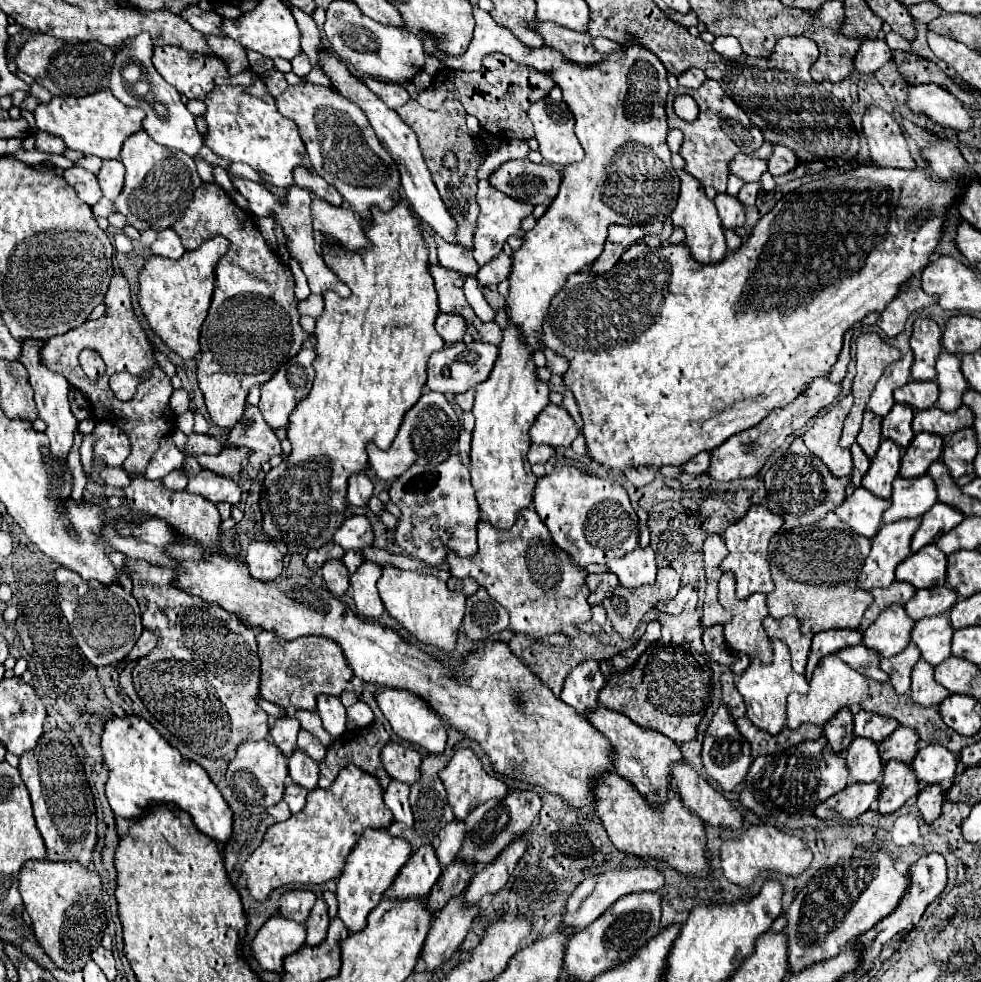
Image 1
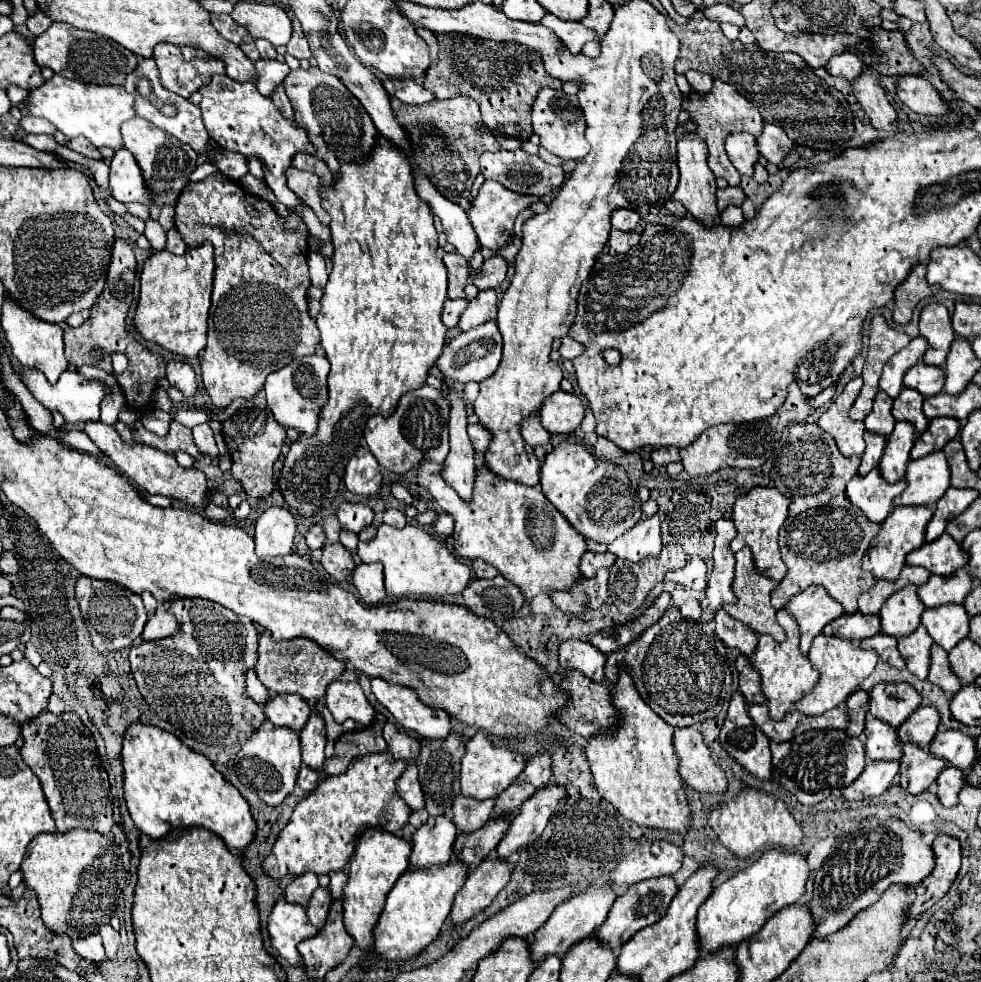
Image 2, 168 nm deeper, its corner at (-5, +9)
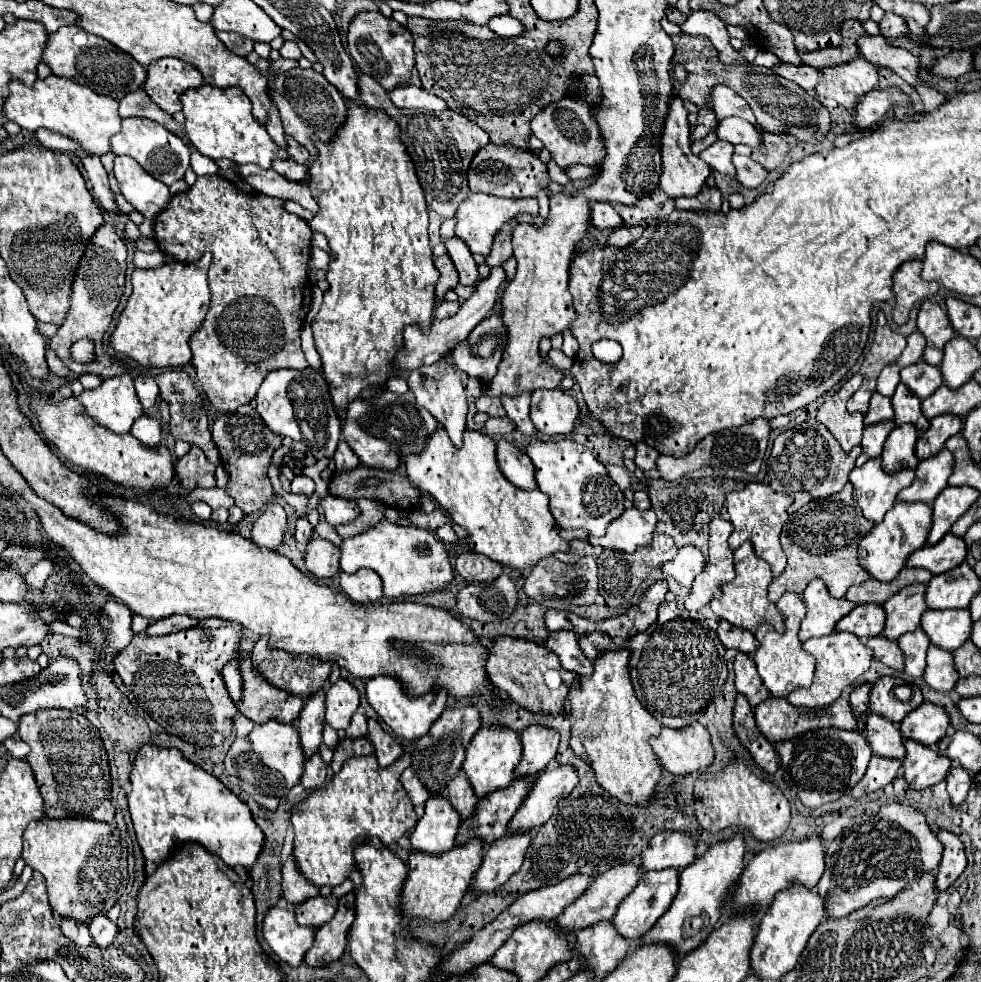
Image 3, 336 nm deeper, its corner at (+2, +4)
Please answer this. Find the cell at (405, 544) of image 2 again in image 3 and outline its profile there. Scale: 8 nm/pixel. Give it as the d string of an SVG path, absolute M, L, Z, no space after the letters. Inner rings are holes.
M381 520L377 526L365 530L363 534L343 540L341 570L353 574L359 568L371 568L379 574L379 578L383 580L385 598L439 592L455 576L449 562L449 554L433 532L415 526L393 524L389 520Z

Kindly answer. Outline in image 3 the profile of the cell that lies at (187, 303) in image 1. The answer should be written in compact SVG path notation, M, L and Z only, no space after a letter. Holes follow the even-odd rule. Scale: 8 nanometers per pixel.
M205 252L195 262L173 260L159 268L137 268L131 274L133 294L117 322L117 330L111 334L111 346L119 354L127 354L147 368L175 368L189 364L189 340L201 326L209 308L209 264L211 252Z

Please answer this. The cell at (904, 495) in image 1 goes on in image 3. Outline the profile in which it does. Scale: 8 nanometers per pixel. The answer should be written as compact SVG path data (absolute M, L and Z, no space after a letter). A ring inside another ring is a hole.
M943 448L939 454L931 458L921 460L915 468L915 480L911 482L911 486L907 486L897 494L897 500L933 504L939 492L947 486L951 468L953 468L953 456L951 452L947 452L947 448Z

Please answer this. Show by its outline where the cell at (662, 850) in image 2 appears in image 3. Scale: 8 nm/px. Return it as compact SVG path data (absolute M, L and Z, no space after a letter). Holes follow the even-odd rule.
M661 832L649 840L645 850L641 852L639 866L643 872L675 868L681 870L689 866L695 856L695 840L687 834L679 832Z

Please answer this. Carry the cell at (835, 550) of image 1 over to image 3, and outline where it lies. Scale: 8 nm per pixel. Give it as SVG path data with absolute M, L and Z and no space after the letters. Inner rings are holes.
M845 484L841 492L827 500L815 500L801 506L789 516L781 532L781 548L787 556L787 568L769 586L769 600L777 602L785 592L801 594L813 578L821 578L833 598L843 598L851 586L863 584L869 574L857 564L857 546L863 536L873 528L873 522L865 520L859 506L853 500L851 484Z

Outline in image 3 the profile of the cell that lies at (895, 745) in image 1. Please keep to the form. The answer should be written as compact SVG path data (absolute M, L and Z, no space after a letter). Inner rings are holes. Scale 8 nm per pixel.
M923 702L909 712L901 722L901 736L911 738L923 746L935 746L949 728L949 716L943 708Z

